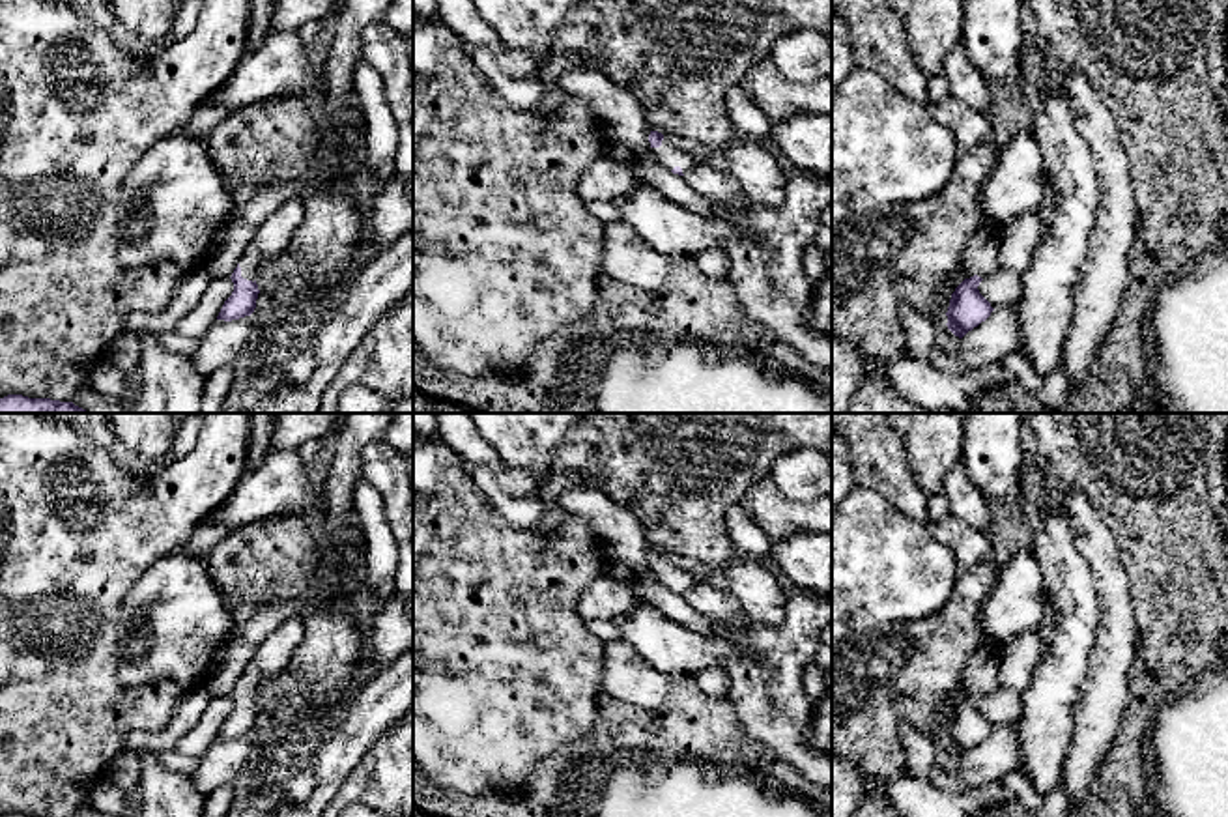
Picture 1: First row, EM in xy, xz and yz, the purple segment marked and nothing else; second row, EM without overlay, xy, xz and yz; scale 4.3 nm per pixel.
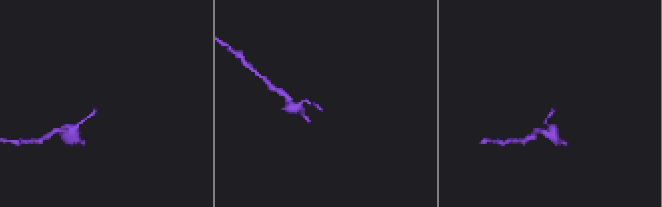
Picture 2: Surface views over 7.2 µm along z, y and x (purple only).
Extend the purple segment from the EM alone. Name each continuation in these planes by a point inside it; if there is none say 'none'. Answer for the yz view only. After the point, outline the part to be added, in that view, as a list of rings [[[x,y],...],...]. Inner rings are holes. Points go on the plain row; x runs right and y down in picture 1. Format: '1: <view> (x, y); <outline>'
none

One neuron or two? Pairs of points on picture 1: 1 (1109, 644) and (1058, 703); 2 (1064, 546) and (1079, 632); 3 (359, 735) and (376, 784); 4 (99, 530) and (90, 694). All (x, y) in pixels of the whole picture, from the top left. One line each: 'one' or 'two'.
1: two
2: one
3: two
4: one

